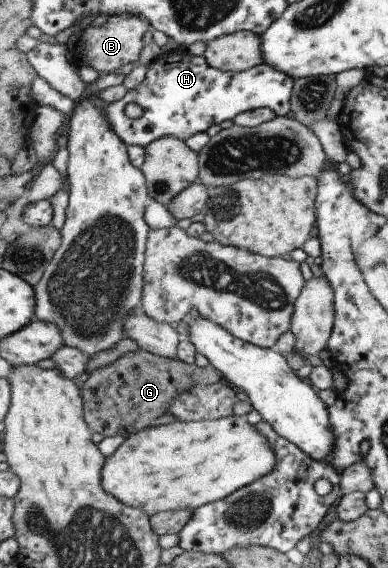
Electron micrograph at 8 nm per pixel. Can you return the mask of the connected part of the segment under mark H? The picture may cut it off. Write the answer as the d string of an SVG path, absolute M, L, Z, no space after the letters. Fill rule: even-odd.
M179 48L172 53L161 53L148 68L145 81L140 83L137 89L131 89L119 101L110 103L105 109L100 109L100 113L111 121L115 133L129 147L136 145L146 148L155 140L167 136L178 137L187 141L197 133L205 133L211 125L219 125L223 121L233 122L240 113L267 108L272 109L277 116L286 116L292 107L295 80L293 77L289 77L287 73L276 70L275 67L271 67L267 63L243 72L226 72L211 67L205 56L191 55L185 48ZM131 103L142 108L142 116L131 119L125 113L127 105L131 105Z

